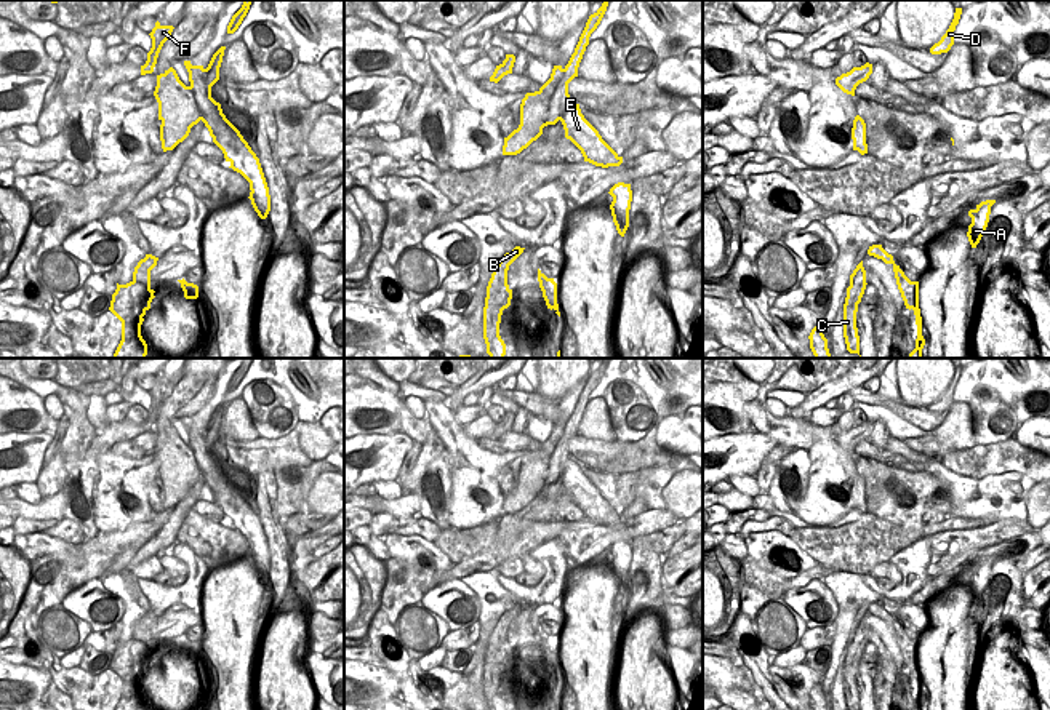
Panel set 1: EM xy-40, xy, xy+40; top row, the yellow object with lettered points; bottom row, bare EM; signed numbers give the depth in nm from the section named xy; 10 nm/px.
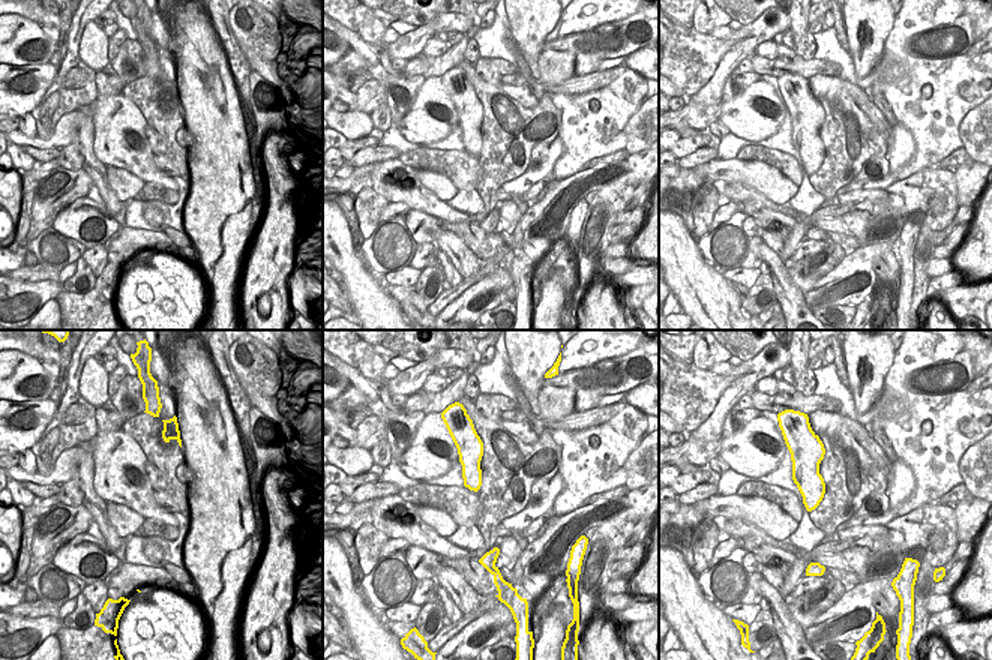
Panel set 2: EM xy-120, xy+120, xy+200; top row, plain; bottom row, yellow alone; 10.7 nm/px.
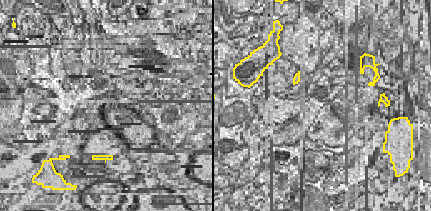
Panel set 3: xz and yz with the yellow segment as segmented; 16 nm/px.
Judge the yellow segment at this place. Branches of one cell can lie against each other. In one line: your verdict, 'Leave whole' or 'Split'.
Split.

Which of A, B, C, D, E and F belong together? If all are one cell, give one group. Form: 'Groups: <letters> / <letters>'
Groups: A B C D E / F.

